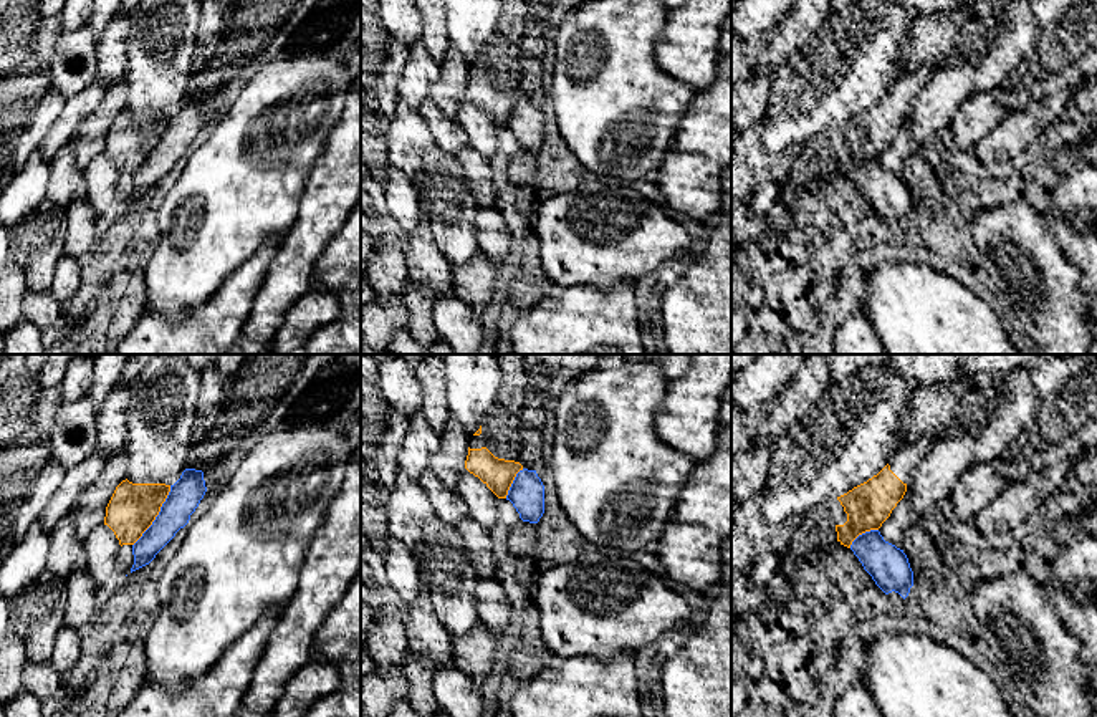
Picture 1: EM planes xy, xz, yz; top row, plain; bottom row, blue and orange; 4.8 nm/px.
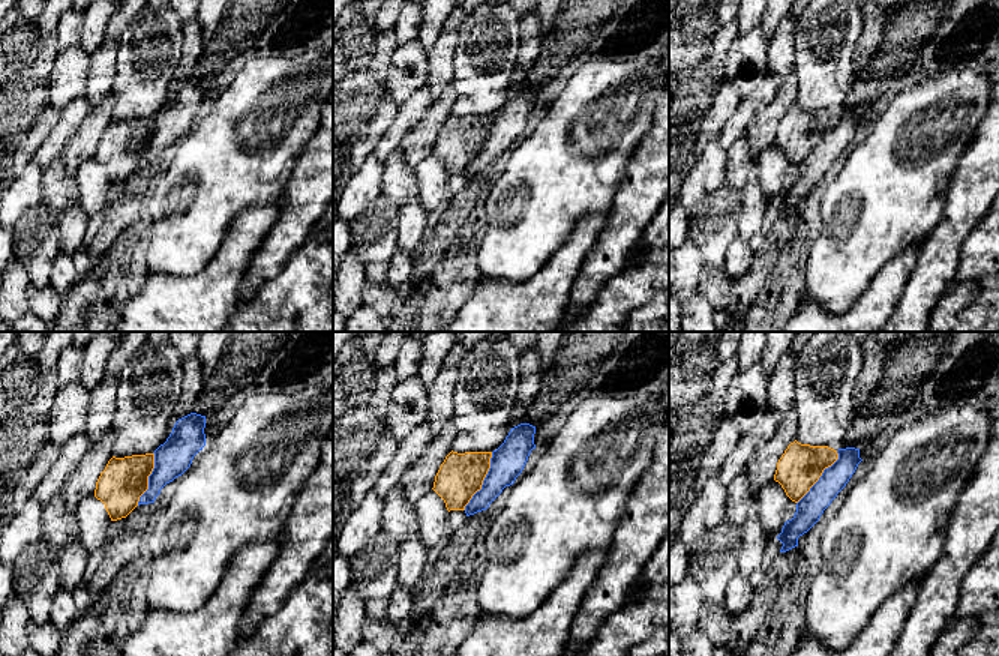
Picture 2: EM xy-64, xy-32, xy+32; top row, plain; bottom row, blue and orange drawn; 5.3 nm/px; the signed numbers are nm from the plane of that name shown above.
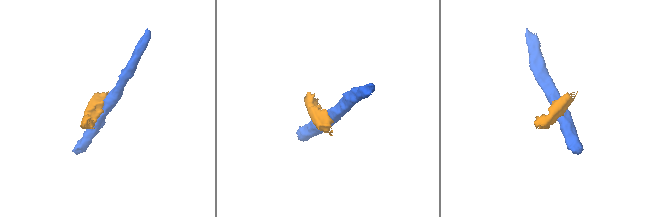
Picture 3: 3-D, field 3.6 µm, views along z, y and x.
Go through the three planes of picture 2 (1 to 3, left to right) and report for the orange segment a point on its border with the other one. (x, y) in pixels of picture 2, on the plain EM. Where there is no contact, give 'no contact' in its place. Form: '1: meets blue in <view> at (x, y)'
1: meets blue in xy-64 at (149, 143)
2: meets blue in xy-32 at (483, 144)
3: meets blue in xy+32 at (821, 140)

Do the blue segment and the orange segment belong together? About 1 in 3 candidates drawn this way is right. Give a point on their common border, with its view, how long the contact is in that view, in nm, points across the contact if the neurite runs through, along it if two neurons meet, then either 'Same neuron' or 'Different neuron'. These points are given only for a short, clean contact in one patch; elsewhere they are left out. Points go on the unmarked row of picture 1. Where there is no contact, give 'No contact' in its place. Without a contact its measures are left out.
Touches blue at xy (158, 144). Shared border 340 nm. Boundary: xy (171, 115), (159, 143), (133, 174). Different neuron

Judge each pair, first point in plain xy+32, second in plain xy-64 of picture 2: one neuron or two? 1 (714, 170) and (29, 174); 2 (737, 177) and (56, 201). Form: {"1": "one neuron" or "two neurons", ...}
{"1": "one neuron", "2": "one neuron"}

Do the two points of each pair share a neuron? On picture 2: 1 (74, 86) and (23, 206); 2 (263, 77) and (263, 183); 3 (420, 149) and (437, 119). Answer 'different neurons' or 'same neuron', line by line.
1: different neurons
2: same neuron
3: same neuron

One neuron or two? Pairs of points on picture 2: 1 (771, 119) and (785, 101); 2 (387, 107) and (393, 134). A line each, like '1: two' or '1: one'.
1: one
2: two

